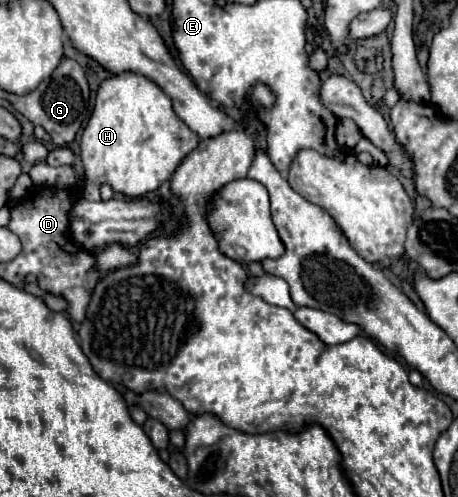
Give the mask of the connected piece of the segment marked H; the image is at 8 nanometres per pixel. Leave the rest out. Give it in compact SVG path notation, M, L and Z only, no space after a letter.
M135 72L109 76L99 84L95 110L81 136L81 160L87 178L85 198L99 200L101 184L109 184L129 198L155 192L197 144L199 136L179 120L171 98L155 82Z

